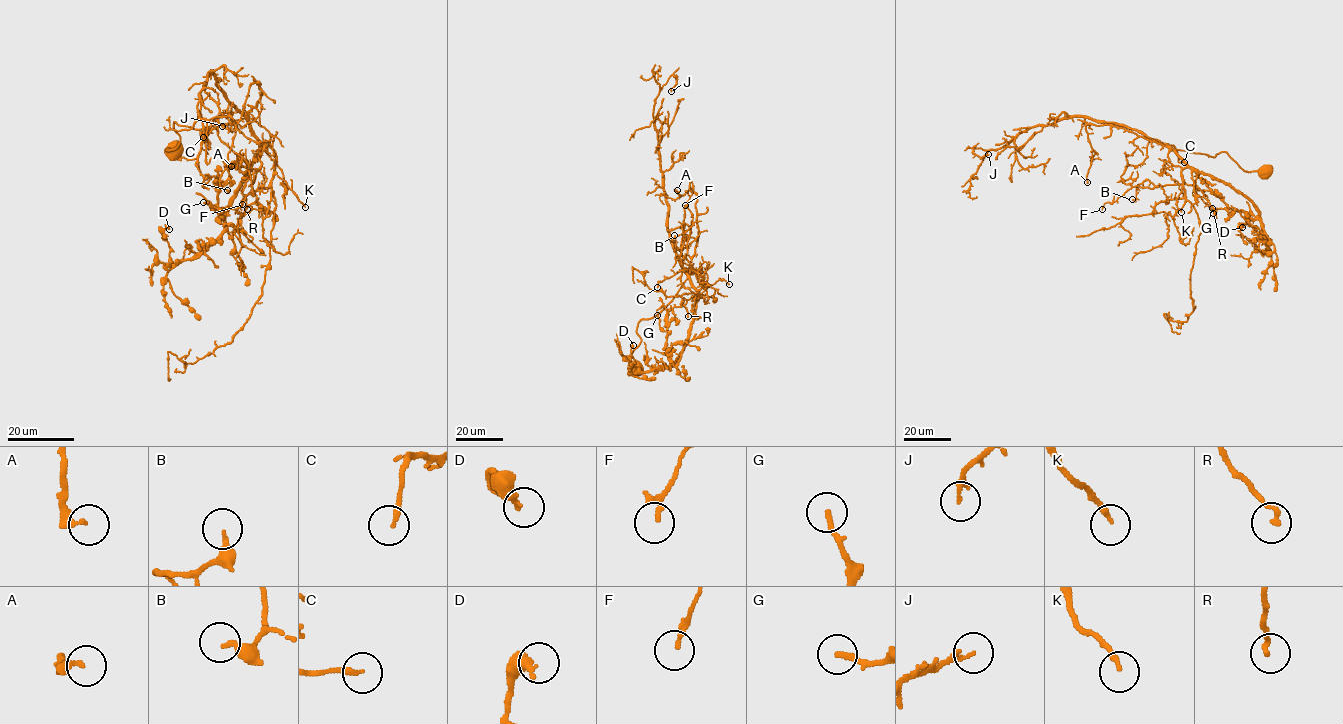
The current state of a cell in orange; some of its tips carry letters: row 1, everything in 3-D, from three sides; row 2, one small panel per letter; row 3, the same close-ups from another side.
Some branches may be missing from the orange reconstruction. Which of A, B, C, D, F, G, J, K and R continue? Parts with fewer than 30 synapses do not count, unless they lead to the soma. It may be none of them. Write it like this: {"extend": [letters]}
{"extend": []}

